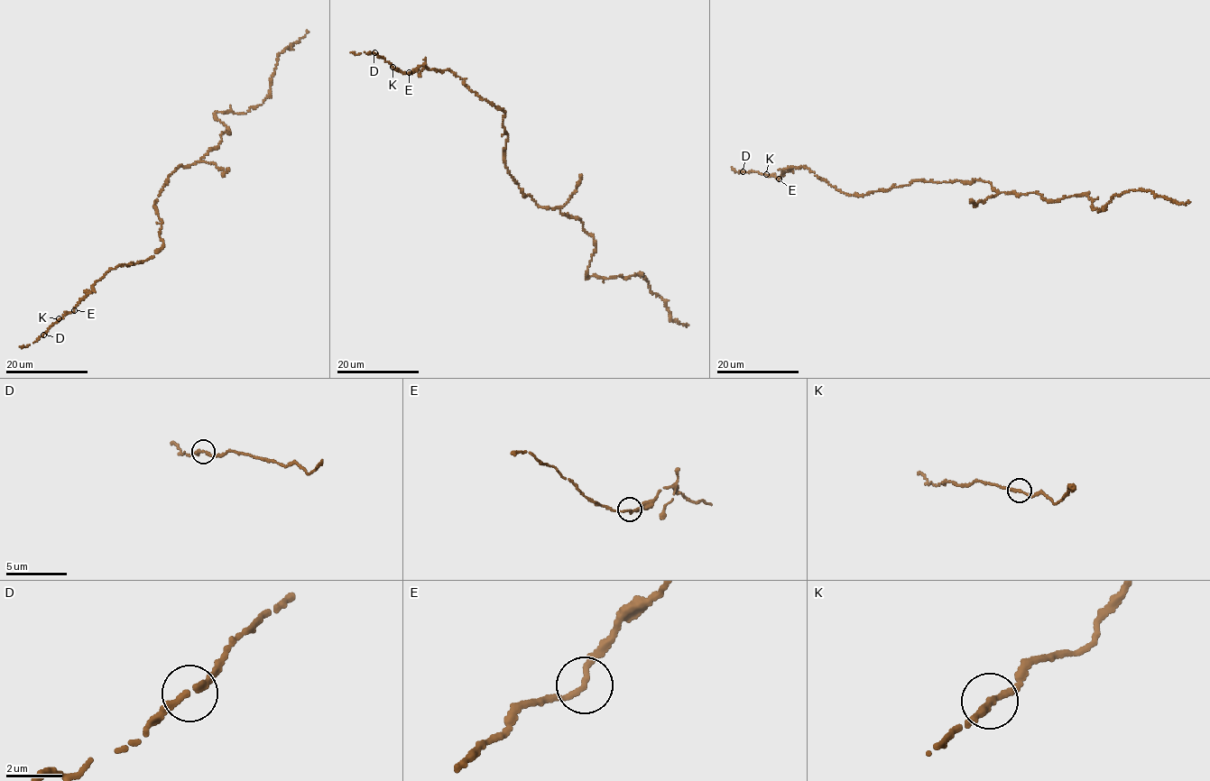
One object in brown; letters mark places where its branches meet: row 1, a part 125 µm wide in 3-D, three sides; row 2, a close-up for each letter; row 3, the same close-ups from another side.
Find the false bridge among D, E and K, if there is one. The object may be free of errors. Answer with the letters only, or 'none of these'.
E

